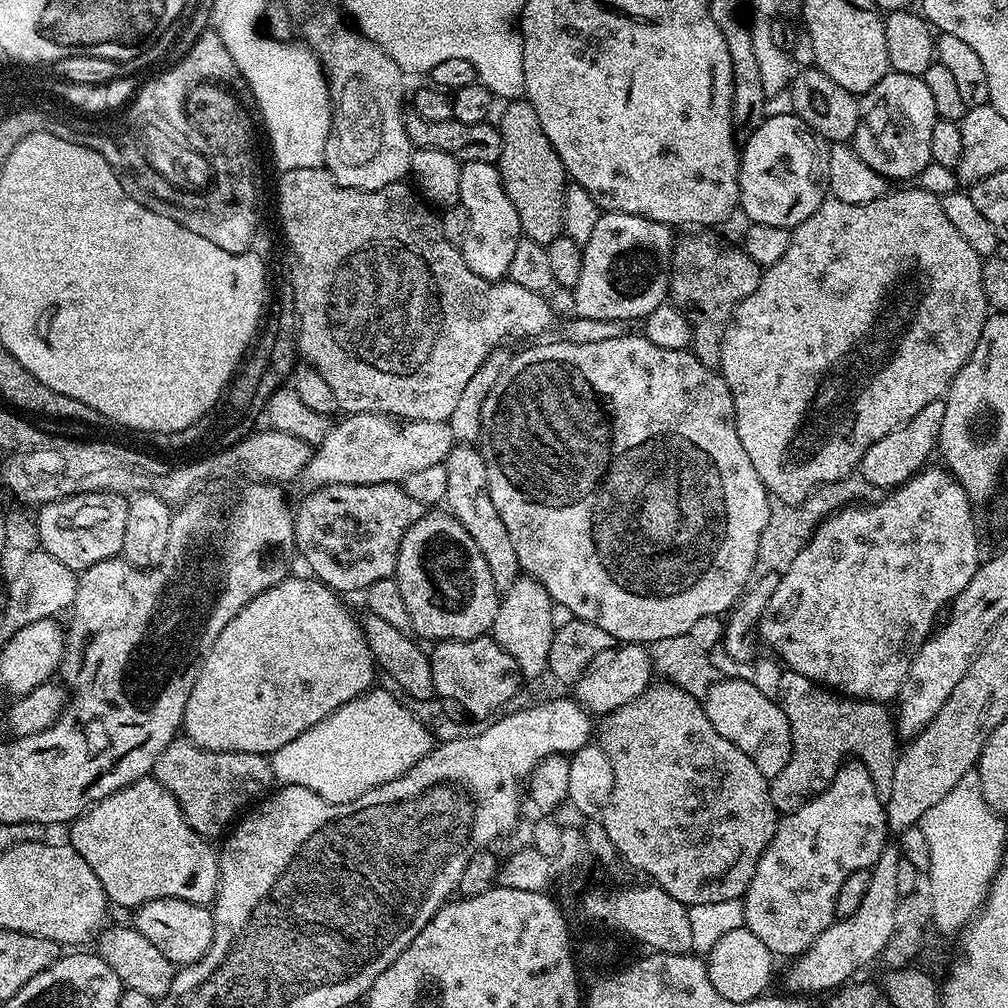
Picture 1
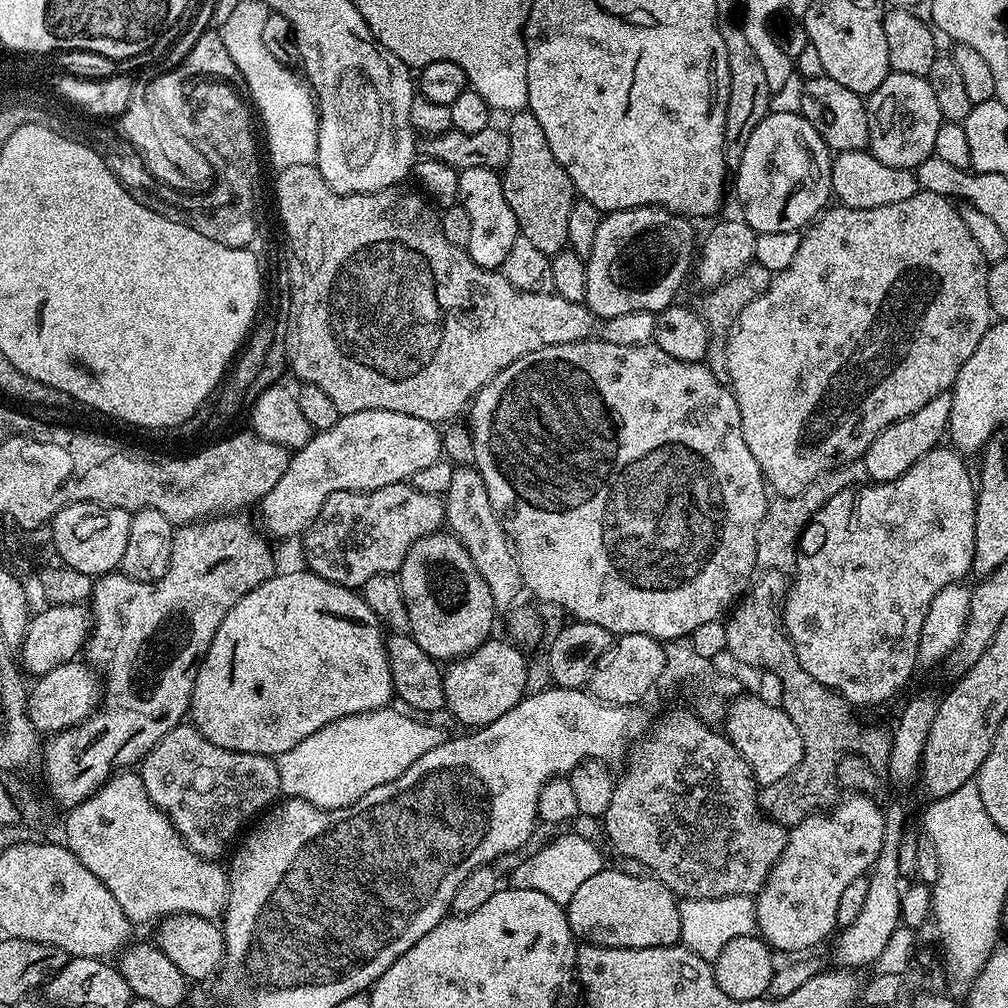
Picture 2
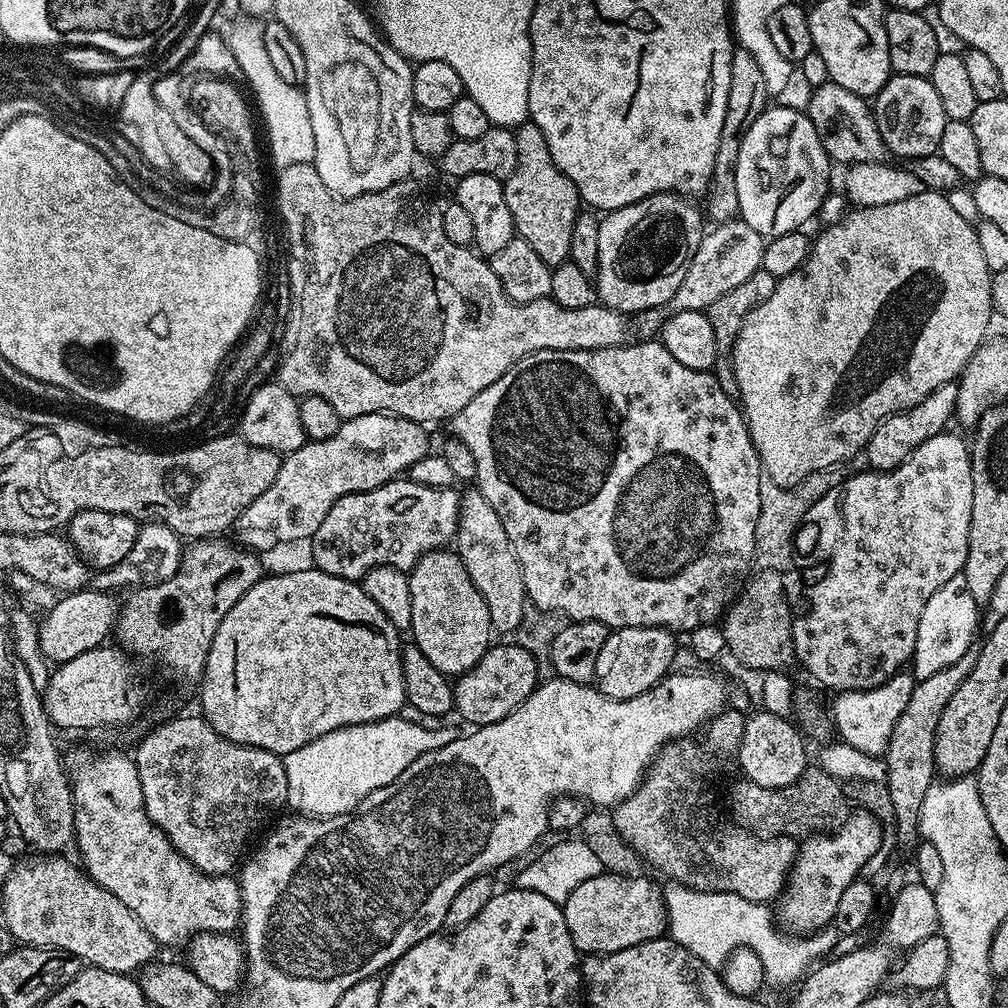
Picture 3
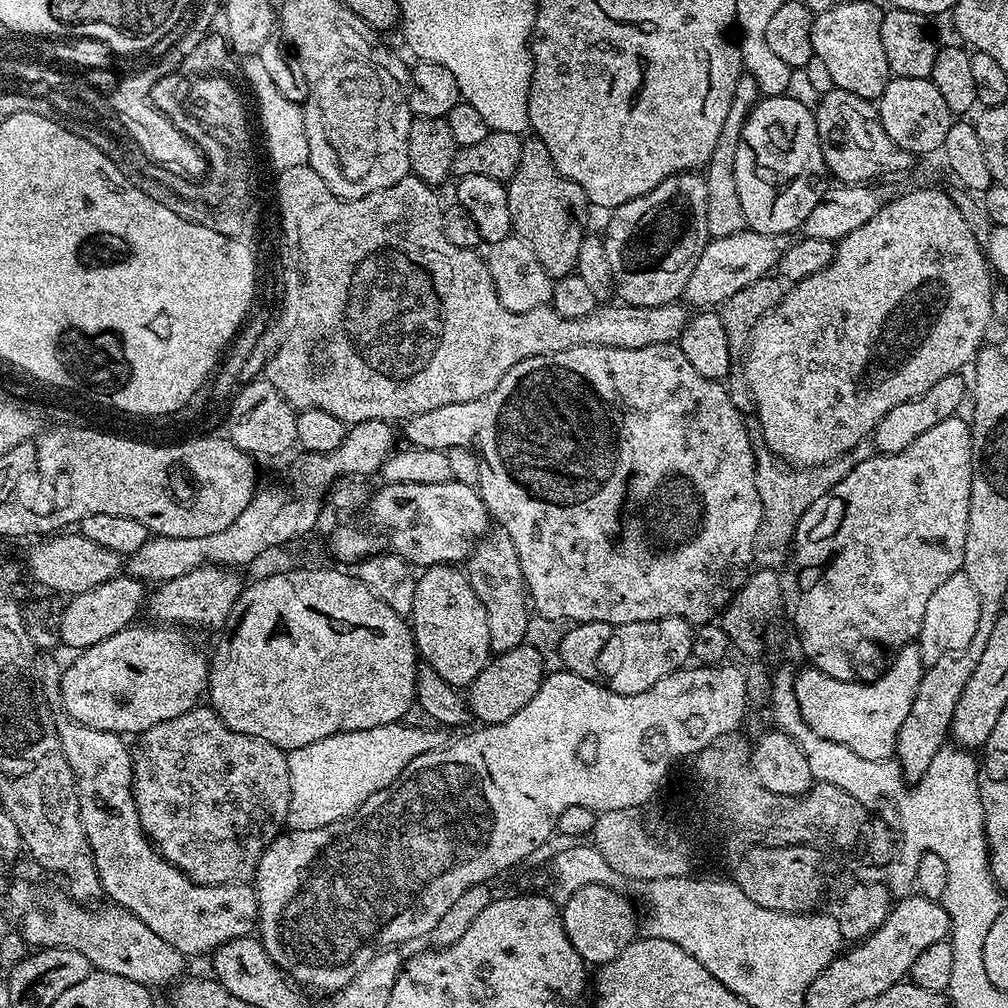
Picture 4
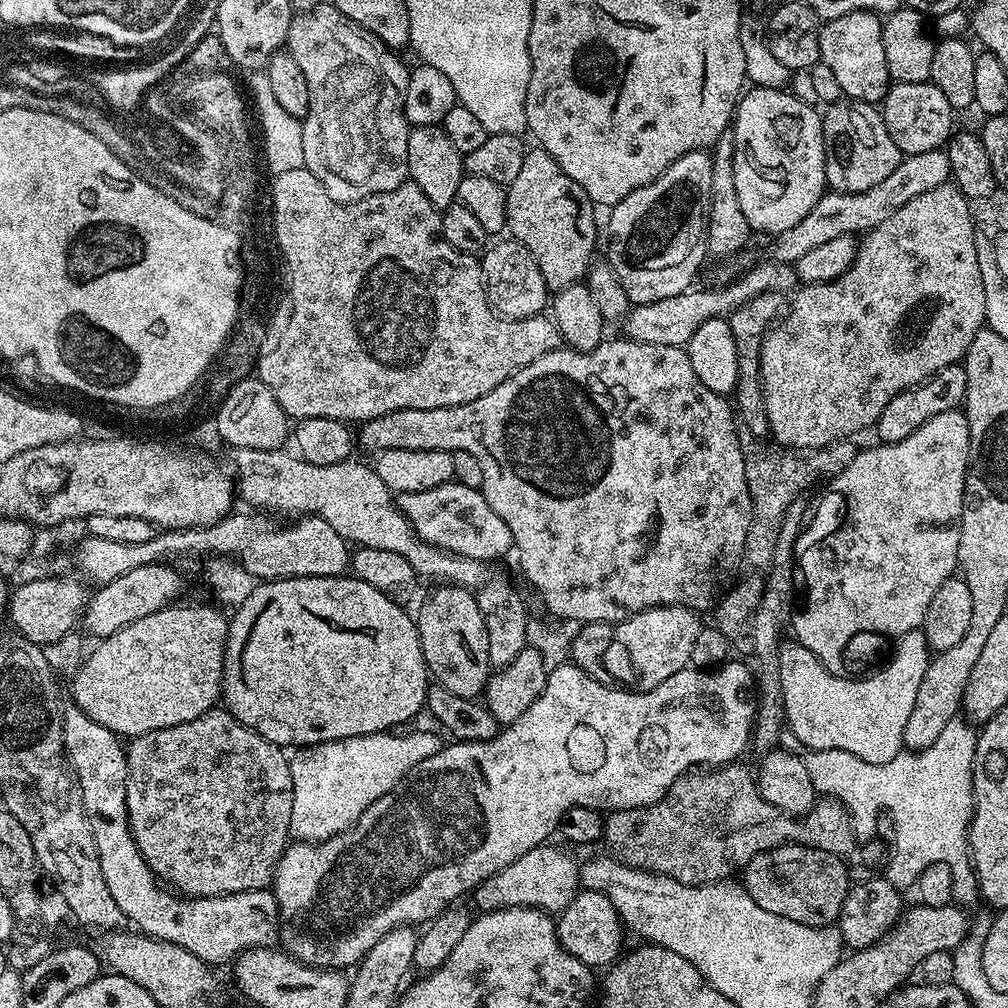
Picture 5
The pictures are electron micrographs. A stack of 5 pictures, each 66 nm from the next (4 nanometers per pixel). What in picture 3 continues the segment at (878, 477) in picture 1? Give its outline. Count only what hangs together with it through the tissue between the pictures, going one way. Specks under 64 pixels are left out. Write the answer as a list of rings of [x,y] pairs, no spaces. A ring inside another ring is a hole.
[[[956,382],[938,386],[938,390],[931,392],[927,398],[922,398],[922,402],[918,402],[918,406],[910,406],[906,410],[895,412],[894,415],[886,417],[878,426],[878,430],[874,430],[868,443],[866,449],[867,467],[878,472],[894,470],[902,462],[906,462],[908,455],[914,450],[918,450],[918,446],[922,446],[922,442],[945,431],[951,425],[948,423],[953,423],[956,415],[959,389],[960,385]]]

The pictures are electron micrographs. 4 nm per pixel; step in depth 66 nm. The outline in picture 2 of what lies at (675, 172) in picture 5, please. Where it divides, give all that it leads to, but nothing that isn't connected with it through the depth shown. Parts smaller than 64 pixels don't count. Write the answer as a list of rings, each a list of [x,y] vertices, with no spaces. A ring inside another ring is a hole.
[[[631,208],[621,212],[609,212],[601,219],[598,235],[594,237],[594,250],[586,258],[586,294],[584,303],[592,315],[607,318],[635,311],[658,313],[670,307],[677,299],[684,279],[689,279],[698,248],[698,236],[692,229],[693,221],[665,208]]]

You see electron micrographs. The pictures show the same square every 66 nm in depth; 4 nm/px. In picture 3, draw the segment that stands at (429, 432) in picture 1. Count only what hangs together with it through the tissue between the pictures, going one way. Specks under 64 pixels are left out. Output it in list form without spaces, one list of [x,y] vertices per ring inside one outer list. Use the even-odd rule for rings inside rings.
[[[375,412],[345,419],[333,438],[305,441],[280,463],[270,489],[260,494],[234,525],[237,541],[249,551],[265,554],[284,543],[309,541],[334,502],[348,493],[368,492],[397,479],[429,453],[425,427],[412,420]]]

